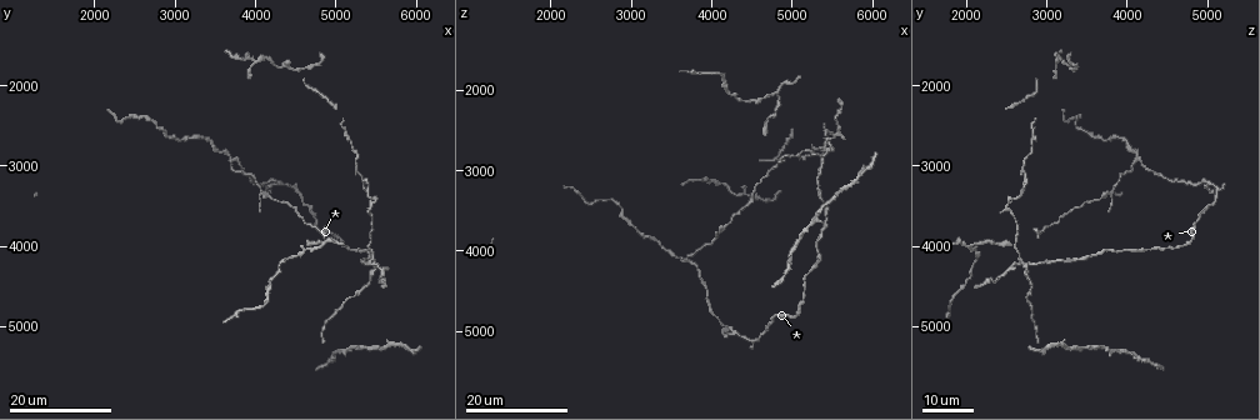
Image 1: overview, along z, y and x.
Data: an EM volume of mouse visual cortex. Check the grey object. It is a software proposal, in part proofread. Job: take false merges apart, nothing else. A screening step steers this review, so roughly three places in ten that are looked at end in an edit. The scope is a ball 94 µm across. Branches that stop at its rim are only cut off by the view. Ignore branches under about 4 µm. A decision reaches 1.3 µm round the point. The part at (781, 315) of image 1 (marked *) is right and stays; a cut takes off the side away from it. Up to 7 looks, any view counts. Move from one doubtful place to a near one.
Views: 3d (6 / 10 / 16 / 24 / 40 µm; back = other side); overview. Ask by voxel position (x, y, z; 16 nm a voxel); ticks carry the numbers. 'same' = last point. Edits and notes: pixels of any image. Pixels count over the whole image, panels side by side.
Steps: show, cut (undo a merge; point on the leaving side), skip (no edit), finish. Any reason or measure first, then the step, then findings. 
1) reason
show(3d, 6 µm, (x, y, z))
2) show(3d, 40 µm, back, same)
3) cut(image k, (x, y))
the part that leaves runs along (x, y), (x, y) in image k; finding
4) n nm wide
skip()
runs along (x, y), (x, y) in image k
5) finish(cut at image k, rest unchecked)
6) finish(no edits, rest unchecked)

a fork
show(3d, 16 µm, (5450, 4150, 2700))

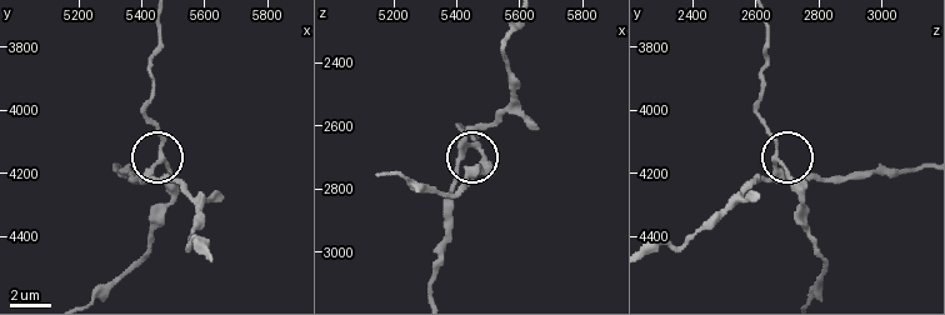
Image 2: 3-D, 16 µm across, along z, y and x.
zoom in
show(3d, 10 µm, (5470, 4150, 2670))

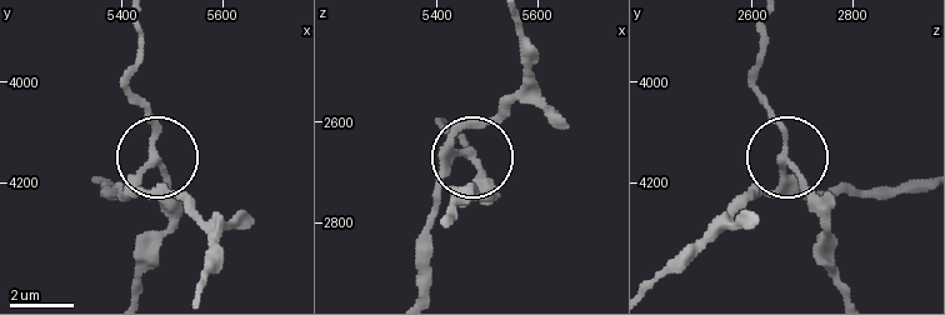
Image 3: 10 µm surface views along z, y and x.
show(3d, 10 µm, back, (5465, 4155, 2665))

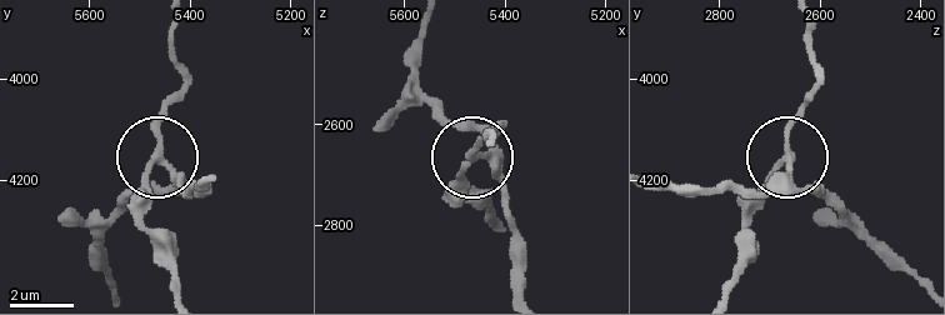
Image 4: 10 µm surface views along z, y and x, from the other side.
180 nm wide
cut(image 4, (461, 181))
the part that leaves runs along (160, 151), (160, 130), (185, 74), (171, 25) in image 4; two neurons meet here

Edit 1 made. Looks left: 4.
three-way junction
show(3d, 24 µm, (4800, 4000, 2050))

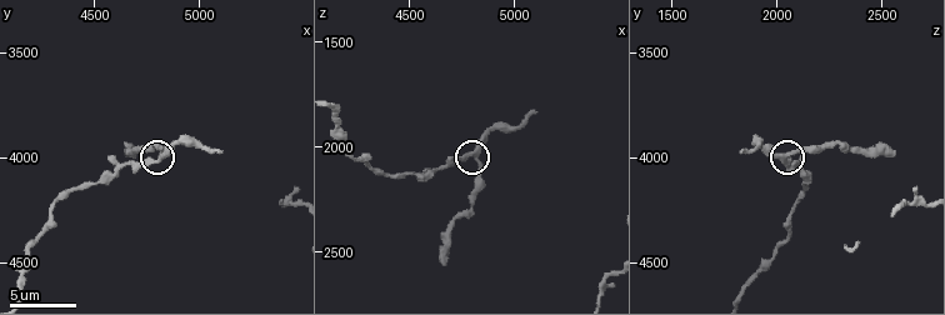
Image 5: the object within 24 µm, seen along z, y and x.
show(3d, 6 µm, (4810, 4000, 2020))

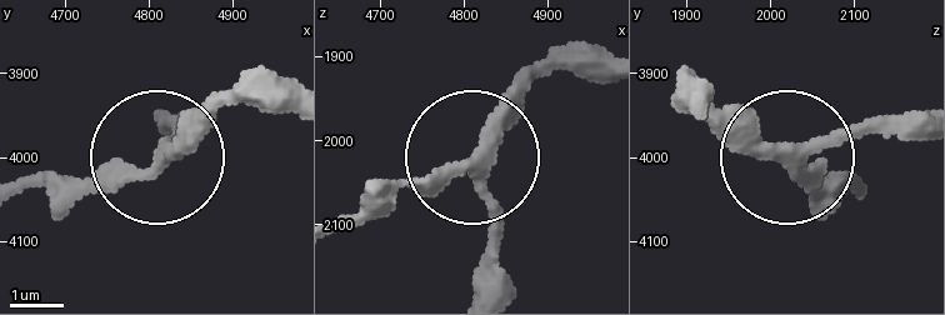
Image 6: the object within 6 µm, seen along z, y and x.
skip()
all the same neuron

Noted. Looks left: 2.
a fork
show(3d, 16 µm, (3700, 2900, 4100))

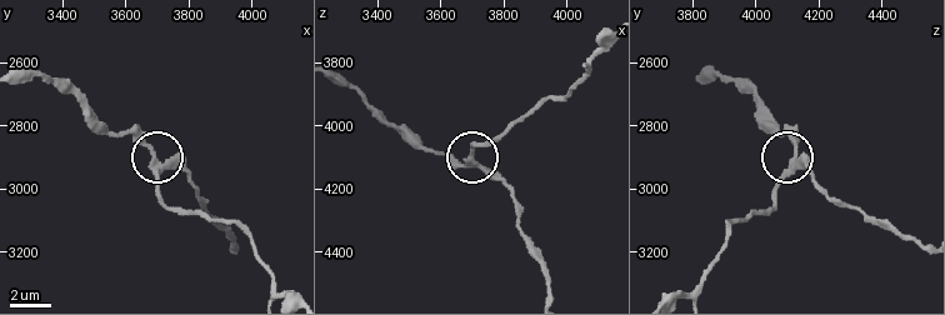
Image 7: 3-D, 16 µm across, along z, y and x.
show(3d, 10 µm, (3690, 2950, 4100))

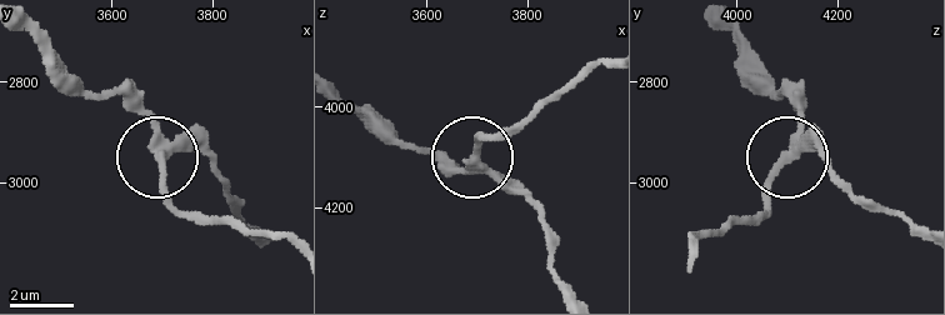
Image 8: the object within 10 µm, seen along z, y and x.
3 arms
cut(image 8, (163, 188))
the part that leaves runs along (161, 151), (161, 181), (178, 205), (234, 219), (290, 245) in image 8; two neurons meet here

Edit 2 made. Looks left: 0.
finish(cut at image 4, cut at image 8, rest unchecked)

